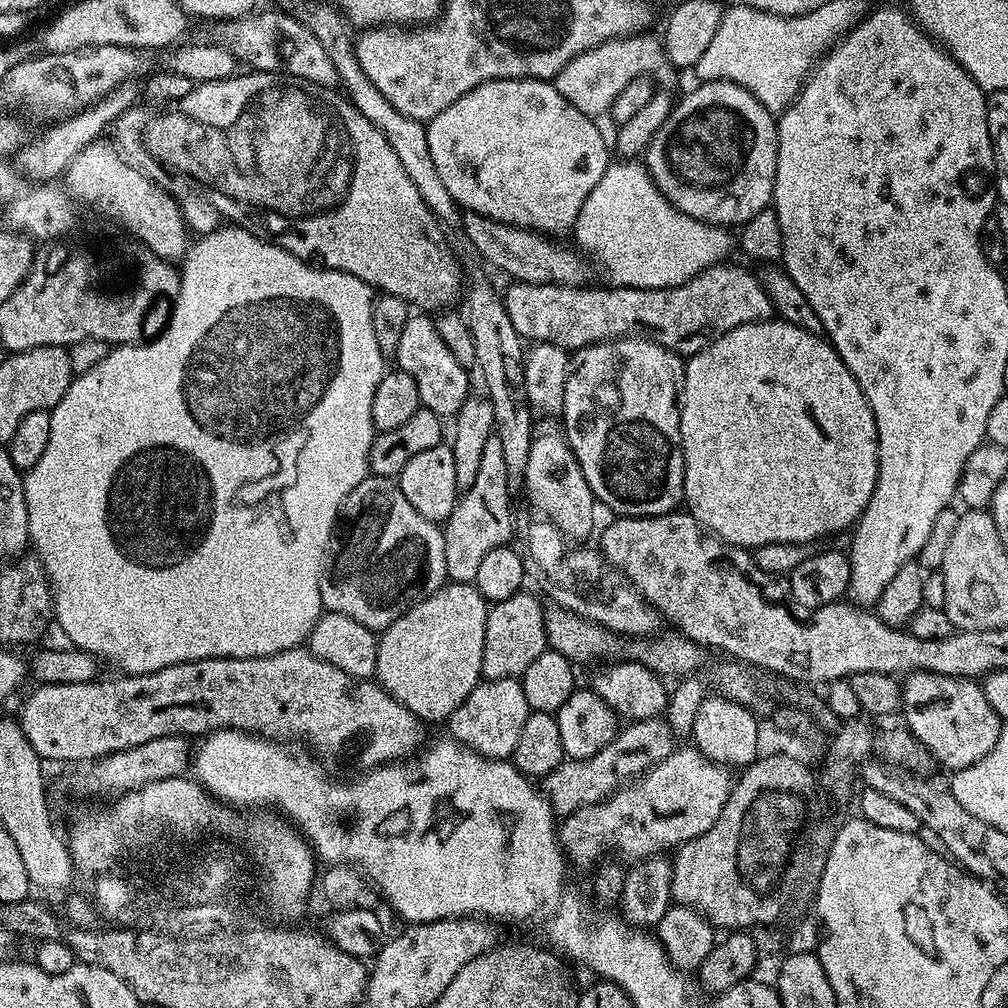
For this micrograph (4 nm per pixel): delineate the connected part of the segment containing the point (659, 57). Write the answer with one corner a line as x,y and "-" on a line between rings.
645,30
634,36
623,36
621,40
608,40
602,46
594,46
594,50
586,50
578,54
562,71
554,77
558,94
574,106
574,110
582,110
582,114
593,118
611,113
614,98
622,94
622,89
634,78
651,77
652,72
660,72
666,68
664,59
664,42
659,35
651,36
651,31

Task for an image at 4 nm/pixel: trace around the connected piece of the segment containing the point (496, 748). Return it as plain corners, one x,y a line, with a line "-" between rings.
519,679
484,680
477,684
474,690
470,690
466,702
462,702
462,706
458,706
458,710
454,710
454,714
448,717
446,721
446,727
448,727
447,735
486,758
508,760
511,757
514,746
518,746
518,738
522,734
522,726
526,726
526,718
529,711
526,694
522,694
522,686

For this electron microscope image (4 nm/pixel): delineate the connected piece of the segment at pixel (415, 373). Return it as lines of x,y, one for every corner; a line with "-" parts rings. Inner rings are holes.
428,314
409,315
406,327
402,329
402,339
398,342
398,350
394,357
399,371
410,374
418,385
418,398
421,405
441,418
455,418
462,410
463,403
470,395
468,389
469,369
463,368
450,354
450,346
442,342
442,334
438,334
436,321

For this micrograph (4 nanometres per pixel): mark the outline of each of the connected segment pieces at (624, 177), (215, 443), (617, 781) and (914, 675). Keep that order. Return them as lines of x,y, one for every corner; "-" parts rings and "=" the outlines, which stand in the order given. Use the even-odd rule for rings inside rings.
616,162
609,163
598,186
594,186
586,202
582,202
582,210
576,219
574,235
579,251
593,261
596,259
608,271
613,285
625,288
673,288
685,284
702,270
727,261
728,251
734,248
733,233
731,236
727,227
707,224
682,214
660,193
647,167
639,167
619,168
=
221,226
216,231
199,237
189,247
182,260
180,274
180,289
174,297
176,304
172,308
172,317
168,320
168,329
157,338
153,344
122,344
113,347
94,366
94,370
86,370
86,374
76,376
72,385
62,394
62,402
50,409
50,442
42,458
36,465
23,473
24,497
28,511
28,538
44,573
48,575
48,583
52,585
52,607
54,620
62,631
68,635
67,643
74,648
81,648
91,656
113,660
125,673
141,676
147,672
157,672
166,666
174,666
191,660
209,660
210,658
250,658
251,656
273,656
291,648
301,647
307,641
308,635
314,630
322,615
320,602
320,570
324,567
324,557
328,551
328,543
332,530
336,527
336,517
344,499
352,493
370,474
368,466
368,451
376,428
372,425
372,407
374,406
374,390
378,390
378,382
386,371
386,358
378,350
378,341
374,339
374,322
372,321
373,289
366,282
354,278
345,272
329,270
323,266
313,266
309,261
299,260
285,248
259,236
253,236
243,226
=
664,718
655,720
633,720
625,723
617,731
614,739
598,754
590,754
590,758
563,760
550,774
542,777
542,791
548,799
549,806
557,817
569,816
579,808
607,800
625,784
649,772
658,762
662,762
674,751
674,735
=
910,672
903,677
902,680
902,717
904,716
903,723
906,725
909,732
914,734
914,738
918,738
920,745
926,749
929,757
933,761
936,760
940,764
945,764
948,770
957,770
959,768
964,768
972,766
974,763
978,762
979,759
985,758
986,754
990,753
990,750
994,748
995,742
998,740
1001,719
998,714
994,714
994,710
990,710
990,702
986,702
986,696
984,694
984,689
975,679
972,678
961,678
959,676
943,676
942,674
934,674
933,672

